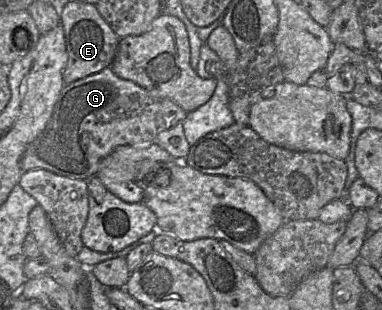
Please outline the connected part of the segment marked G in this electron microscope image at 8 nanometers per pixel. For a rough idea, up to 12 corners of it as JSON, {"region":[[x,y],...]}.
{"region":[[111,67],[65,84],[21,168],[88,181],[160,101]]}

